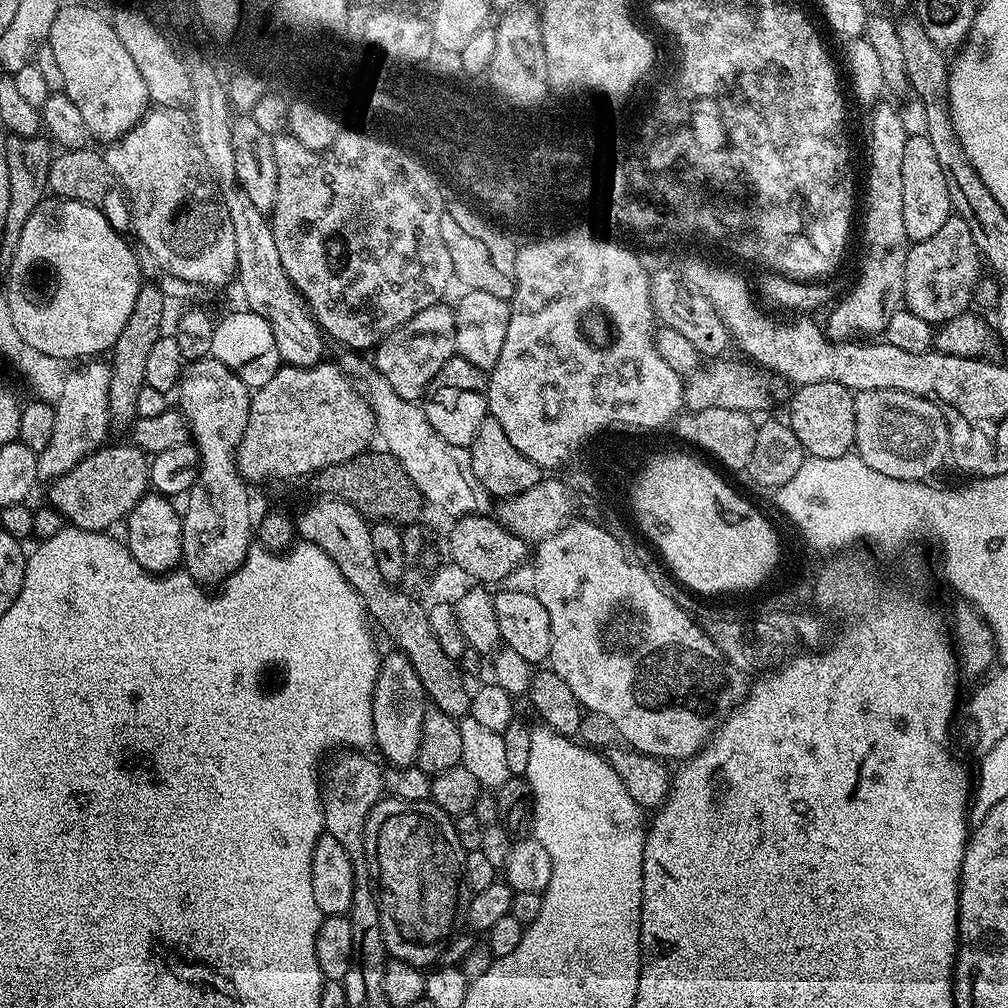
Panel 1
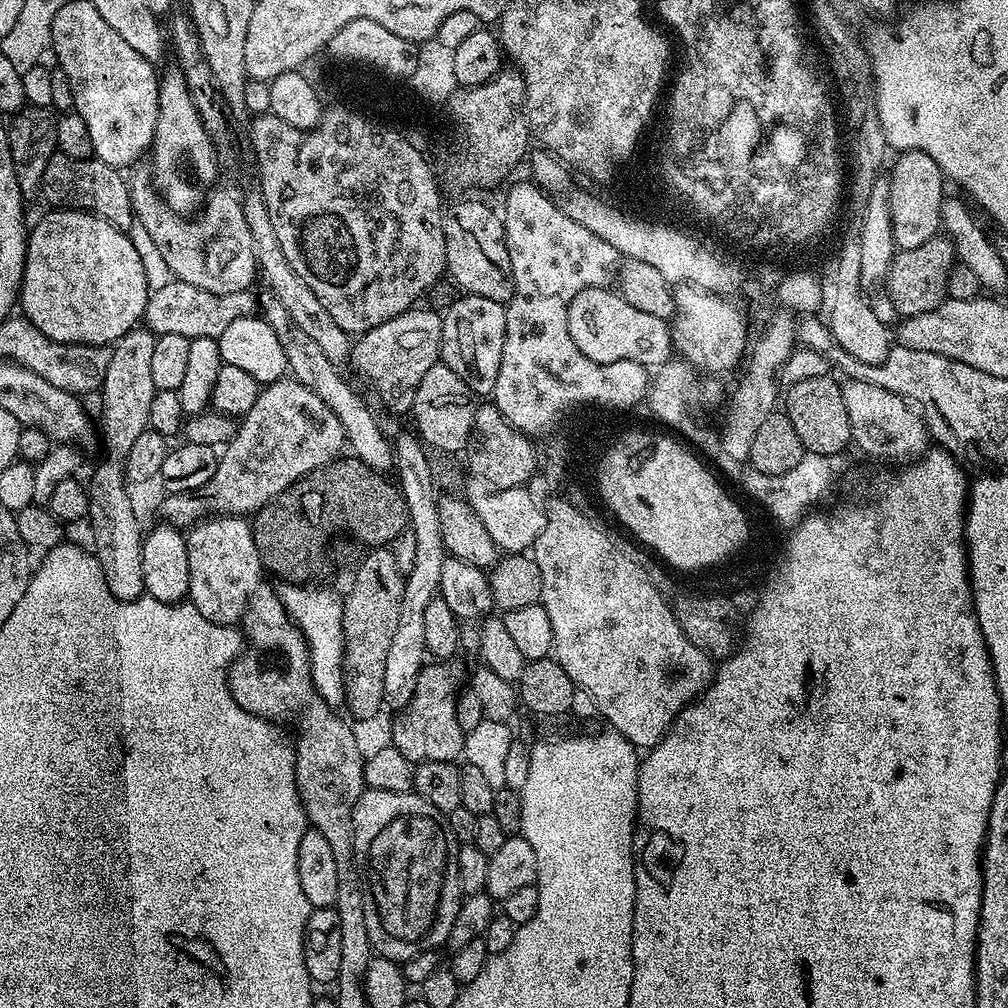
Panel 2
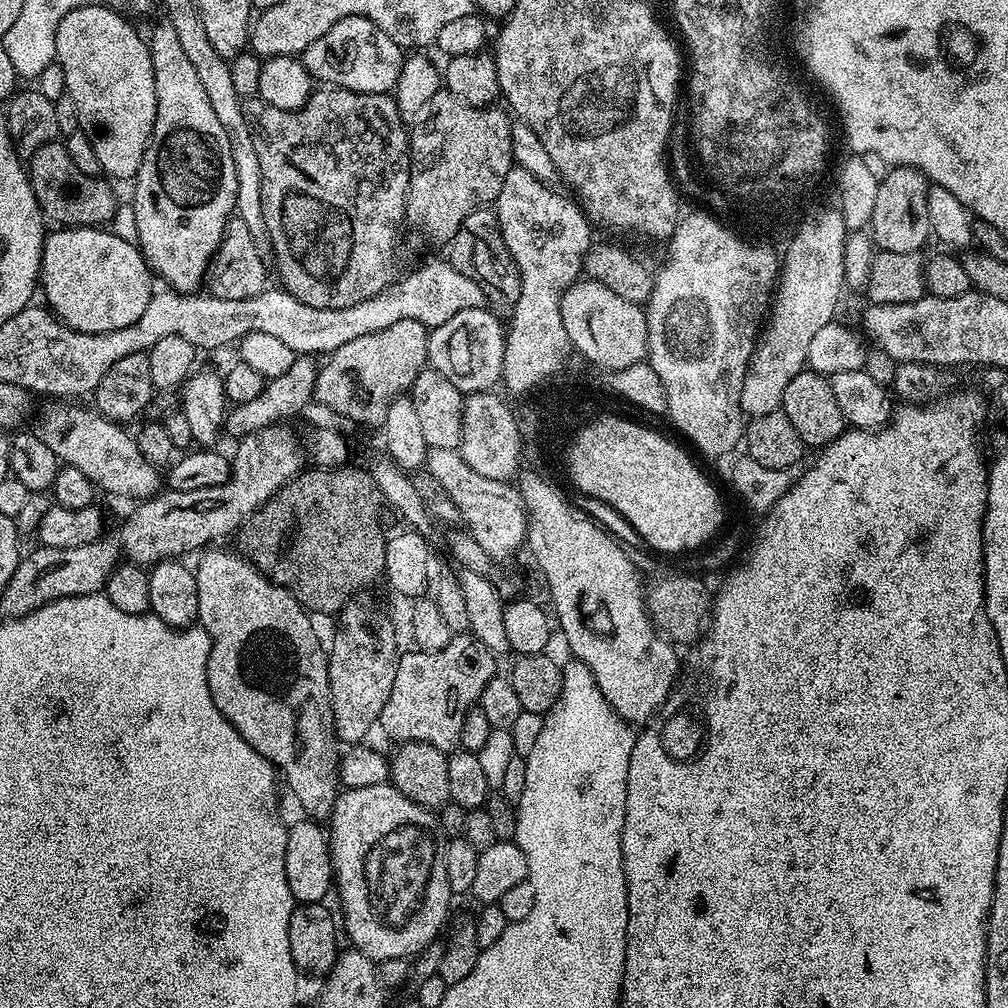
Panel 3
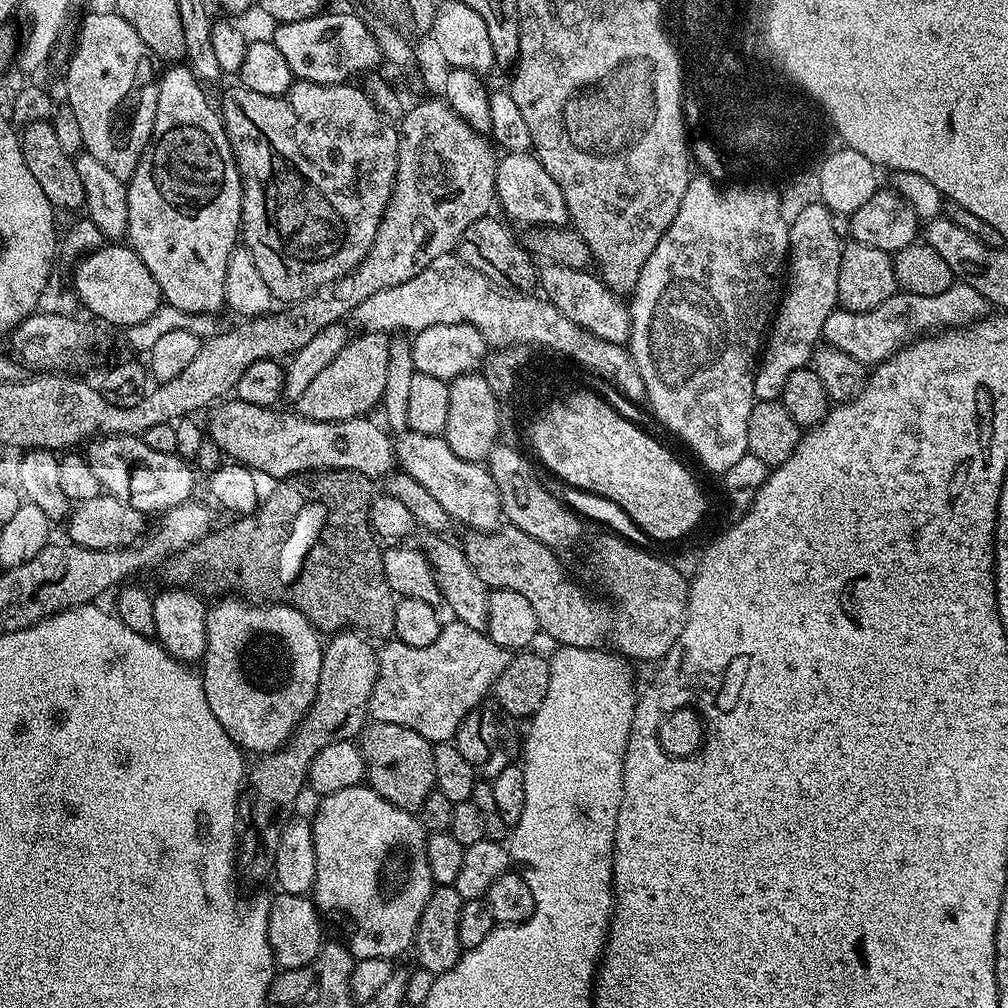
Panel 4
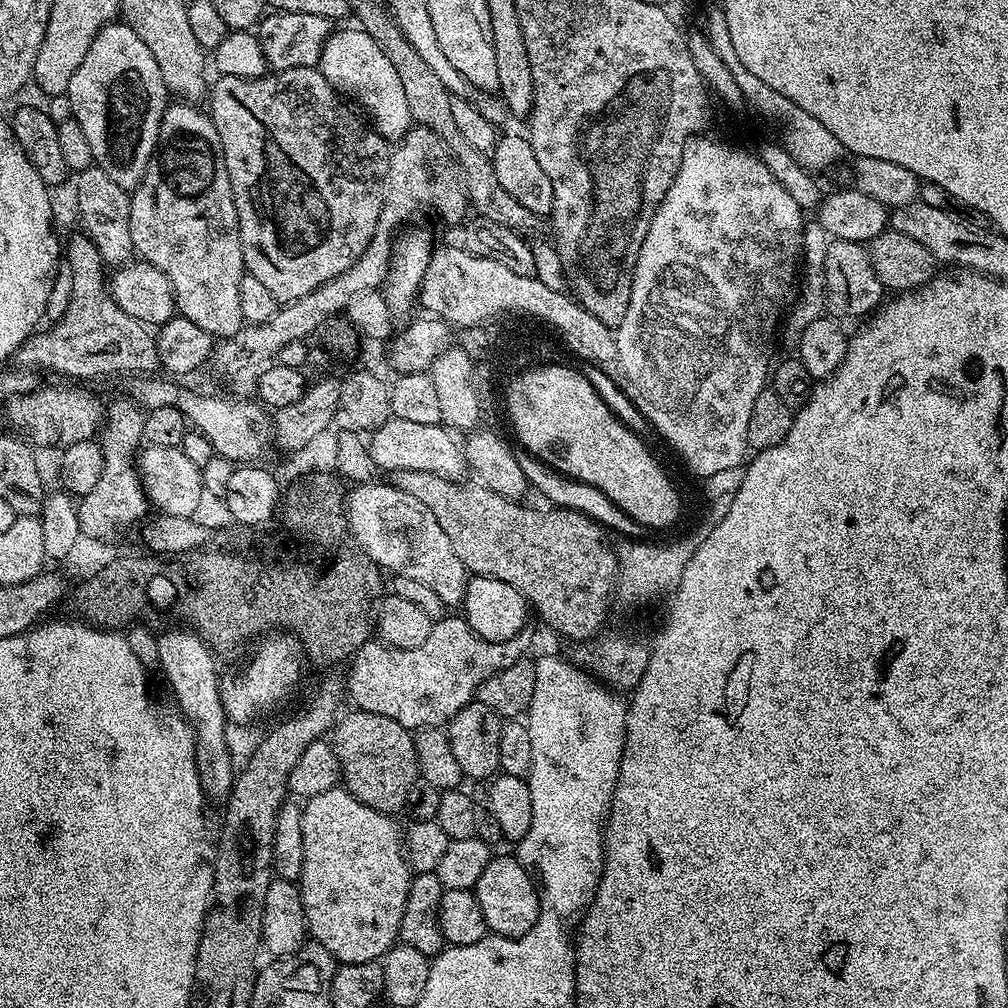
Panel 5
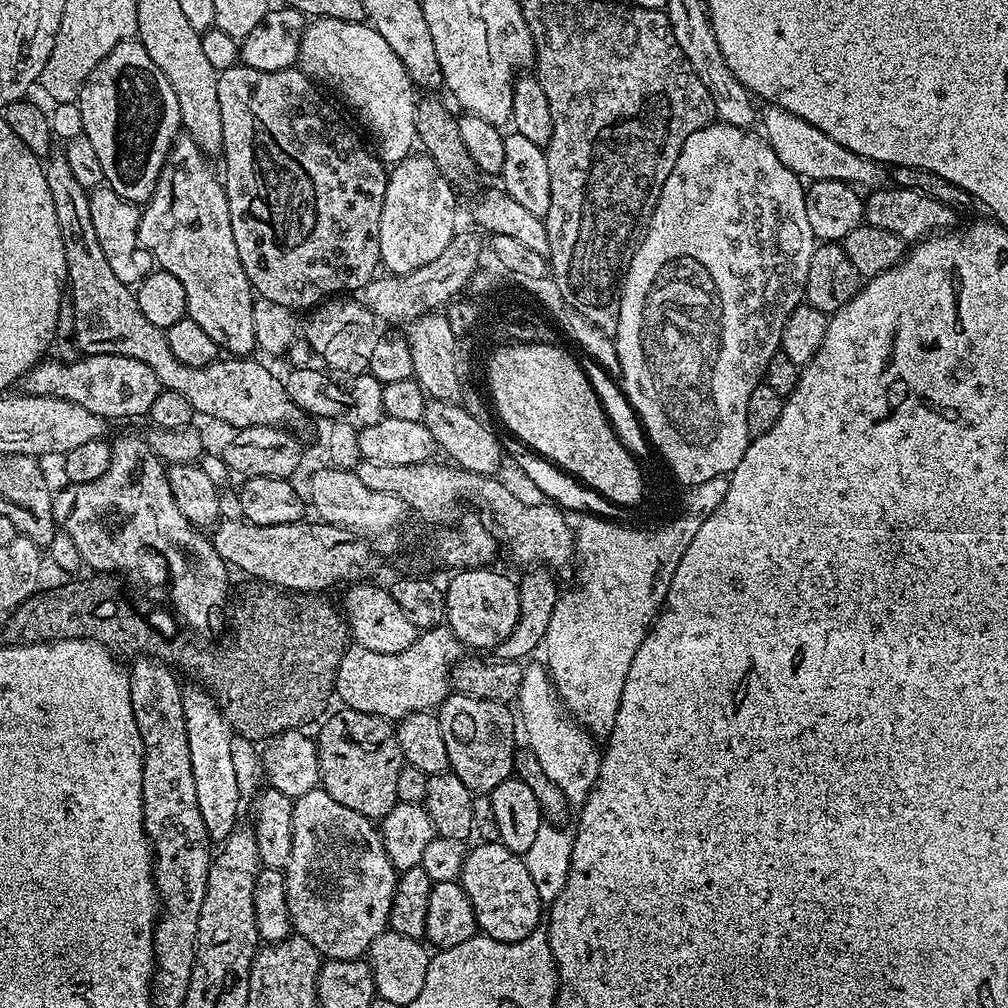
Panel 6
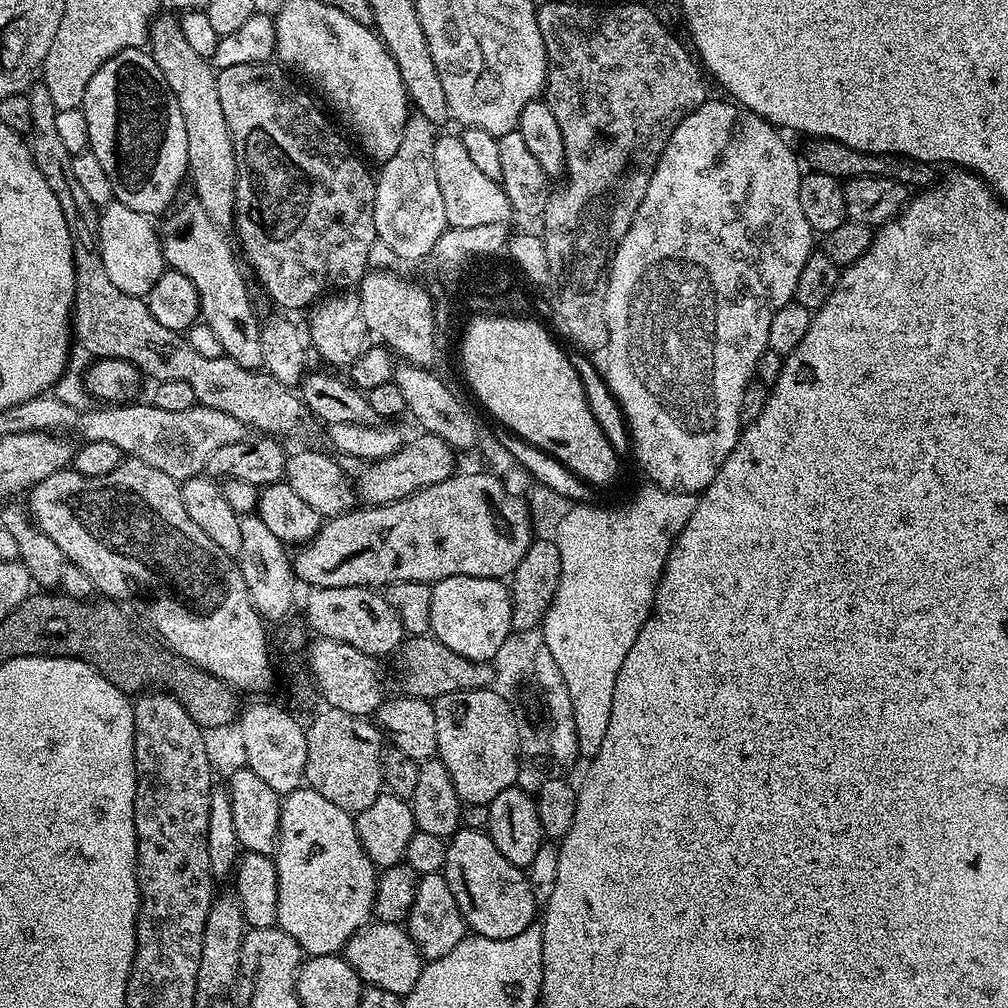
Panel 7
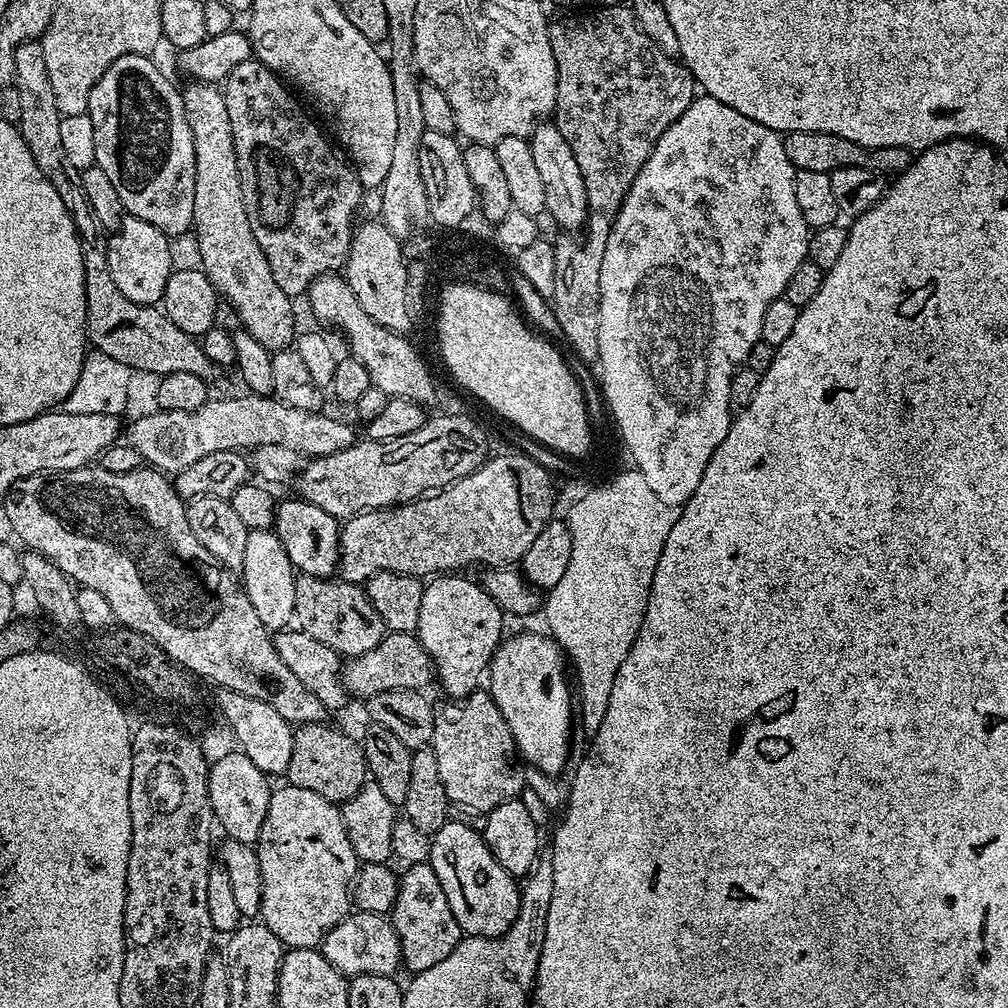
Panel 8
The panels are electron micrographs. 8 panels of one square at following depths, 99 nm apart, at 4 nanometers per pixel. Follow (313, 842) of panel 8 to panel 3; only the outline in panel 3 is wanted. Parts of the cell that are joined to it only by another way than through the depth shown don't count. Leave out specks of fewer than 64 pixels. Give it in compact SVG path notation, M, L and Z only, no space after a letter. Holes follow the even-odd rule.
M385 782L378 786L344 788L337 796L330 817L330 847L332 849L332 875L335 895L340 895L340 908L344 911L342 928L348 931L351 947L377 962L390 958L415 958L421 950L437 939L440 927L448 920L448 907L454 900L450 882L446 882L446 862L442 851L442 829L437 813L430 808L410 802L392 785ZM380 840L380 869L368 885L368 855ZM372 892L384 896L384 901L372 901ZM380 911L392 916L400 912L400 921L380 916Z

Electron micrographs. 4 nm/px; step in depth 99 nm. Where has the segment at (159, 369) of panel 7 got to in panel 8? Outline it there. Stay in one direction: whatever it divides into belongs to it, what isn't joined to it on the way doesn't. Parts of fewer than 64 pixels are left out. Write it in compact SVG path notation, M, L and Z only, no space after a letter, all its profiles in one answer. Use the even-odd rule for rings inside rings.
M39 39L28 40L25 44L20 44L14 56L14 86L20 95L22 105L22 118L18 125L22 138L34 154L34 162L38 162L38 170L46 174L46 178L58 190L58 198L66 202L66 210L70 210L72 221L76 224L76 231L80 234L80 245L82 246L82 262L84 263L84 273L86 274L86 326L88 327L88 342L93 349L108 354L111 358L116 358L118 362L125 363L132 369L133 373L153 372L156 378L166 374L195 374L203 380L211 381L215 374L218 374L216 364L210 362L202 350L199 341L188 334L186 330L178 330L174 322L170 322L167 316L159 307L150 304L139 304L130 302L118 286L114 286L114 278L110 278L108 273L108 241L105 233L96 221L96 216L92 212L90 202L84 193L84 187L80 184L81 169L70 166L70 161L66 159L66 153L62 147L62 137L60 133L60 111L58 101L54 99L54 89L50 86L50 74L46 74L46 57L42 55L42 46Z

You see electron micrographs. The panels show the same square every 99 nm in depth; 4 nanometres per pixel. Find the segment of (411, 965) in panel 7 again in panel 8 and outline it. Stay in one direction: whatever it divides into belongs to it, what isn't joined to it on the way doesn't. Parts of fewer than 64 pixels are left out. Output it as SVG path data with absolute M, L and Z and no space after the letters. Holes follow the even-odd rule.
M353 911L339 920L320 941L320 951L345 978L362 974L382 974L392 976L395 968L401 967L400 939L387 915L379 916L373 912Z

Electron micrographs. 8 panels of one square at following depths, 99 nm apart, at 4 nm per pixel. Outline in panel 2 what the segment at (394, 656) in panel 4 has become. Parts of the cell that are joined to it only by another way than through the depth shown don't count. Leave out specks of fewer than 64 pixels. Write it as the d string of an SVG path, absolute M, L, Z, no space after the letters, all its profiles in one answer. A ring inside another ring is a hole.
M457 662L425 663L417 676L413 696L402 708L402 714L392 728L391 747L413 762L456 762L464 754L465 733L458 726L456 697L466 680L464 668Z

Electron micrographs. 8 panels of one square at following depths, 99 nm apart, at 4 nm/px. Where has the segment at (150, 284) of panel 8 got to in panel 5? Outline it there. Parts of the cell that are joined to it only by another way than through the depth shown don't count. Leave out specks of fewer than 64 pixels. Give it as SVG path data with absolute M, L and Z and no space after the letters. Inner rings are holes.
M93 166L75 173L76 180L76 208L80 211L80 220L84 223L83 231L98 246L98 254L102 254L105 265L123 266L133 259L136 247L130 238L130 202L132 201L129 189L118 186L110 174L106 174L99 166Z

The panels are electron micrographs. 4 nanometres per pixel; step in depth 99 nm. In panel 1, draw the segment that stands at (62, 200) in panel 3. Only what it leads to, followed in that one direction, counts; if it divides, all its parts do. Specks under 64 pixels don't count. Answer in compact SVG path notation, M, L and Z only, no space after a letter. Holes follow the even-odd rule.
M69 148L53 155L52 165L48 167L48 192L62 200L77 200L94 206L114 231L127 233L132 227L128 199L108 168L105 157L100 152L96 153L94 148Z

